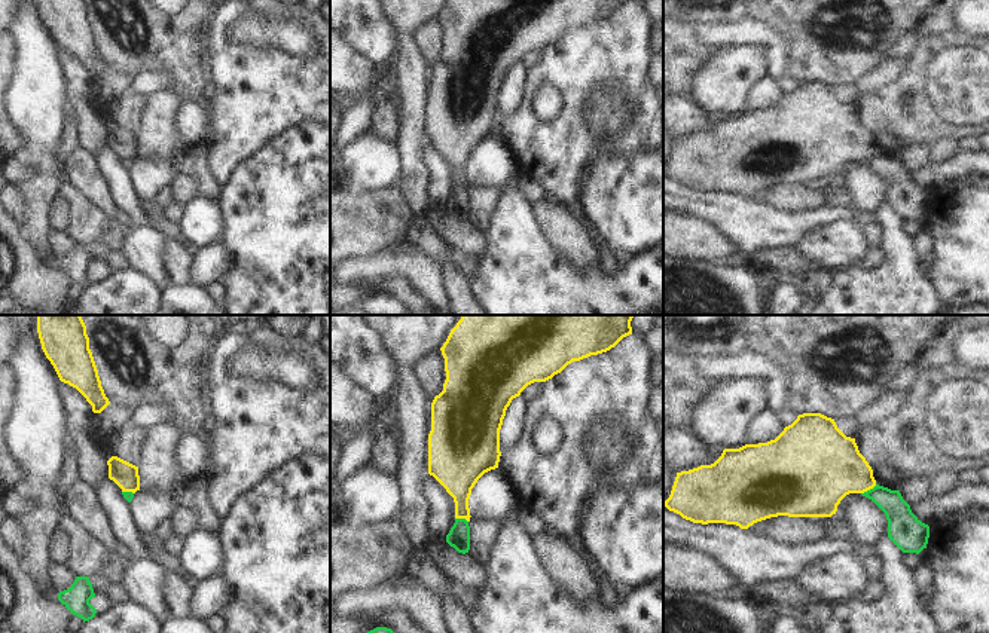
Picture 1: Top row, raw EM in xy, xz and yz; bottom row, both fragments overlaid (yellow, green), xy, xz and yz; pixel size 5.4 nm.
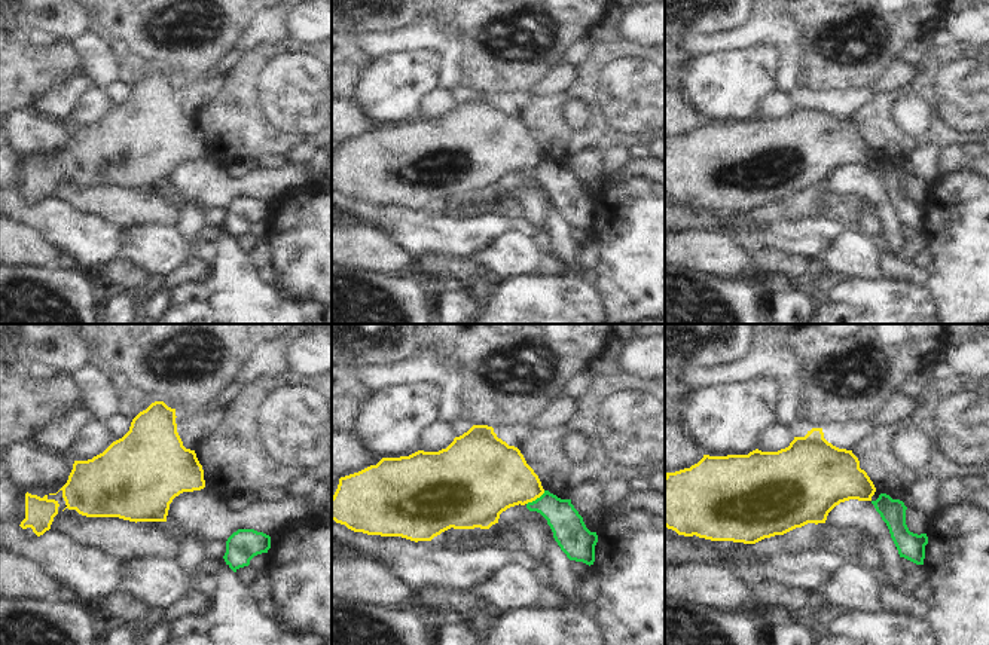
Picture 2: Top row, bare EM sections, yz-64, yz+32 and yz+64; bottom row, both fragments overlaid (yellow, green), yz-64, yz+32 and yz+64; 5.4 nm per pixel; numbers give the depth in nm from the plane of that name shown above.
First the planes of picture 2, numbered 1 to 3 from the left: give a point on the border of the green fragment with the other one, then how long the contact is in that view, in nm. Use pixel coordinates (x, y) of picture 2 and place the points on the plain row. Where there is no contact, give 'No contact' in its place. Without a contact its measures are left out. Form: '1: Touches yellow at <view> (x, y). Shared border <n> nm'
1: No contact
2: Touches yellow at yz+32 (536, 165). Shared border 130 nm
3: No contact.

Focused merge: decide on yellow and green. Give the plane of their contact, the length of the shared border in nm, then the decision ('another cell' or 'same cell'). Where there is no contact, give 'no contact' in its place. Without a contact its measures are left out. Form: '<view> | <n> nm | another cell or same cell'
yz | 100 nm | another cell

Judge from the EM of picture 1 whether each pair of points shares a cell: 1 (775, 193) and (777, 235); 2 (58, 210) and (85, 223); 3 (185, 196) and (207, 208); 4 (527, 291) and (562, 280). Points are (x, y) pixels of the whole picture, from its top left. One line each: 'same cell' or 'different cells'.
1: different cells
2: different cells
3: different cells
4: same cell

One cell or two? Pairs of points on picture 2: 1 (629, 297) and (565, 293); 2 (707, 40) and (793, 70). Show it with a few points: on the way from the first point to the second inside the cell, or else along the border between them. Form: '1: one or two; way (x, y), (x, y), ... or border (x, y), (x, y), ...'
1: two; border (595, 284), (607, 308)
2: one; way (732, 42), (747, 36), (777, 36), (785, 45)

